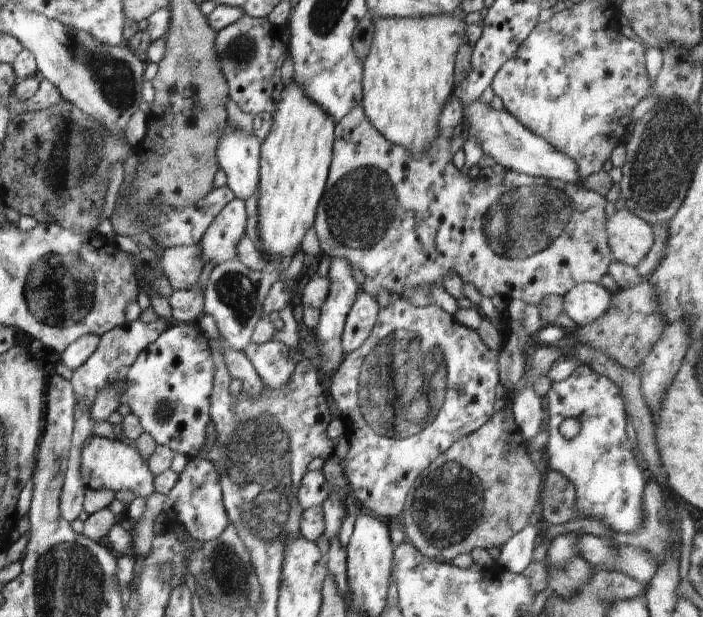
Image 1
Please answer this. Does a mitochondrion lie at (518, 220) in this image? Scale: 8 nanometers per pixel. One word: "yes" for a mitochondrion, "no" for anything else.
yes

